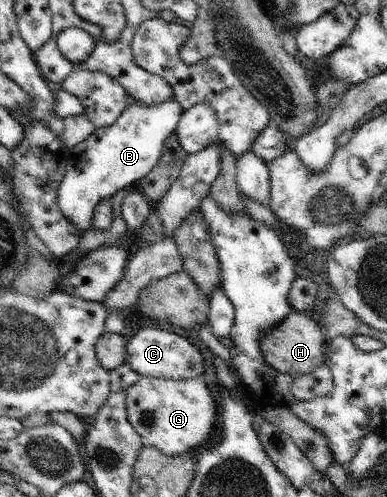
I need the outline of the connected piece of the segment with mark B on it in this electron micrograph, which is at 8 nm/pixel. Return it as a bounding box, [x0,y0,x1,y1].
[57,99,183,232]

